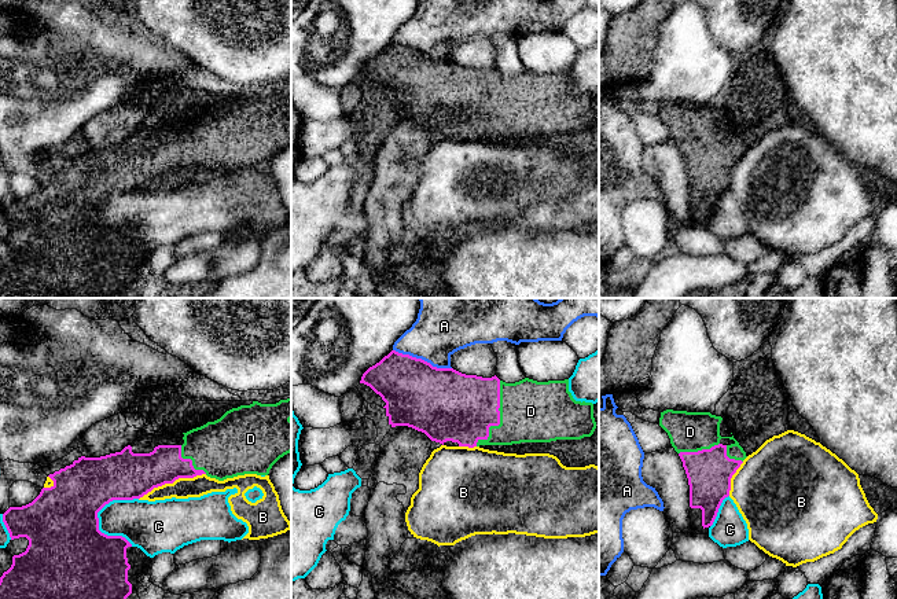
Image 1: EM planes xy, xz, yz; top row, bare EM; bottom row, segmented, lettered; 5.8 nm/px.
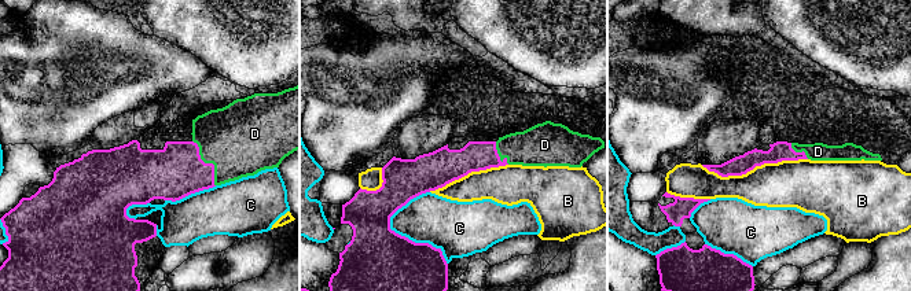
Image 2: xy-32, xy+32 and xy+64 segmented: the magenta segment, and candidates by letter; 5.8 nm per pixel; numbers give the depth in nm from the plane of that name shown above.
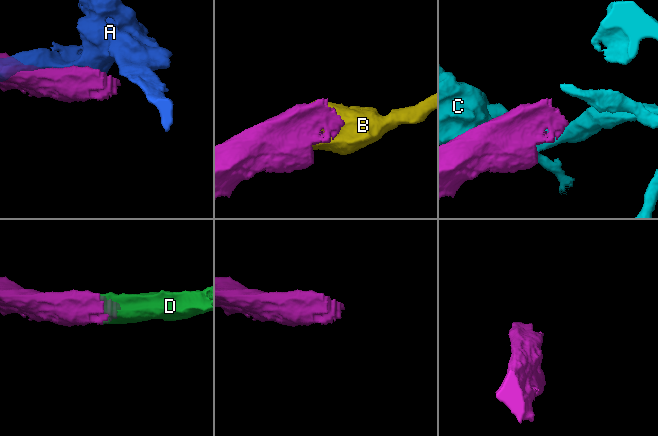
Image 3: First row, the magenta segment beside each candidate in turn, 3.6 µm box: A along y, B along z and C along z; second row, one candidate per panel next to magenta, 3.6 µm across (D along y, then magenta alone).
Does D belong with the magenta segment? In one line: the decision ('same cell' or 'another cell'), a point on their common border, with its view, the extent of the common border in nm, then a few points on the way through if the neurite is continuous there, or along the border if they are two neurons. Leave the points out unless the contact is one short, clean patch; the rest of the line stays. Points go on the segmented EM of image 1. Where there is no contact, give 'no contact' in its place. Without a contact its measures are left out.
same cell; contact xz (499, 418); length 420 nm

